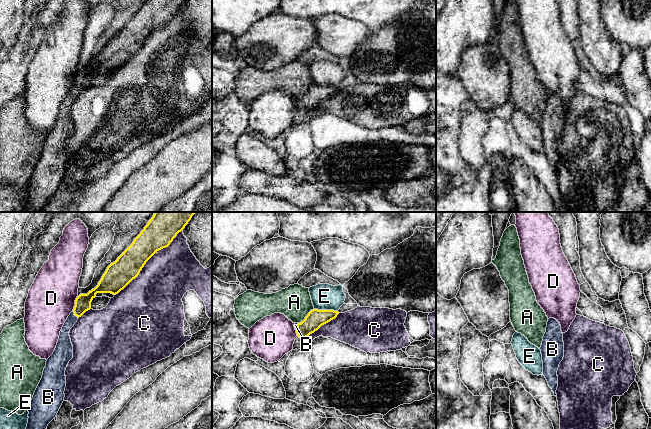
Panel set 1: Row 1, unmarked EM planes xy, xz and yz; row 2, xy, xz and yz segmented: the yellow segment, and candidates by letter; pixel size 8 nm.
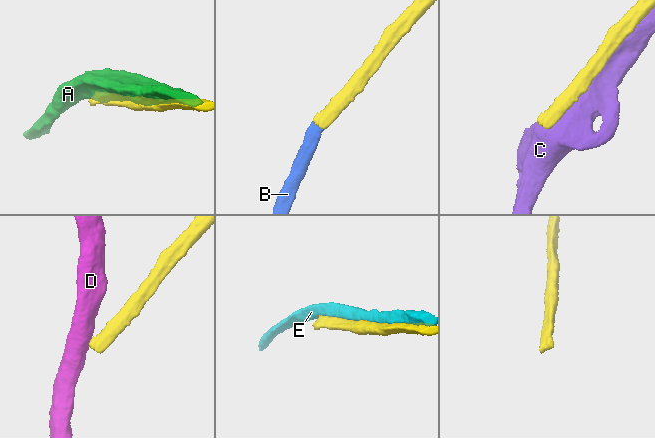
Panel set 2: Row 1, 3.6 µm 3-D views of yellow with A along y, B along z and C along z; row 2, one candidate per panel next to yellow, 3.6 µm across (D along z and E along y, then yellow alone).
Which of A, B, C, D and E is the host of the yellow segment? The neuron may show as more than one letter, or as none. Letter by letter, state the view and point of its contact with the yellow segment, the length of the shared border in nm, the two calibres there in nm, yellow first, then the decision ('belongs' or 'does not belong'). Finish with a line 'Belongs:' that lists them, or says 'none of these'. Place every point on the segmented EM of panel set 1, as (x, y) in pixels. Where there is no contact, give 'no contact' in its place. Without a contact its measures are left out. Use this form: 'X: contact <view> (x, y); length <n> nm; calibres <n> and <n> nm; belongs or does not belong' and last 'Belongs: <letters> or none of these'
A: contact xz (306, 316); length 180 nm; calibres 150 and 260 nm; does not belong
B: contact xy (75, 315); length 80 nm; calibres 130 and 120 nm; belongs
C: contact xy (147, 260); length 750 nm; calibres 240 and 400 nm; does not belong
D: contact xy (75, 304); length 120 nm; calibres 130 and 380 nm; does not belong
E: contact xz (326, 310); length 190 nm; calibres 150 and 200 nm; does not belong
Belongs: B

